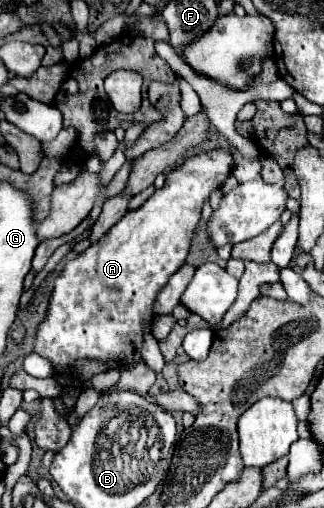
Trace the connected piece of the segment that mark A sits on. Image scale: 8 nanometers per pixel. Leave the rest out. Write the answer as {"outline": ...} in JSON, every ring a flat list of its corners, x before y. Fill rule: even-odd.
{"outline":[[222,149,200,153,188,159,184,165,166,175,164,187,154,191,154,195,140,209,128,211,97,243,66,263,64,271,60,271,56,277,46,317,38,325,32,345,38,355,46,357,52,363,56,373,70,373,78,359,98,359,106,365,114,363,116,367,120,367,120,363,122,367,142,363,140,351,144,345,144,329,154,321,154,301,162,287,168,283,170,275,186,263,190,239,200,219,200,209,210,191,220,187,230,171,232,155]]}

